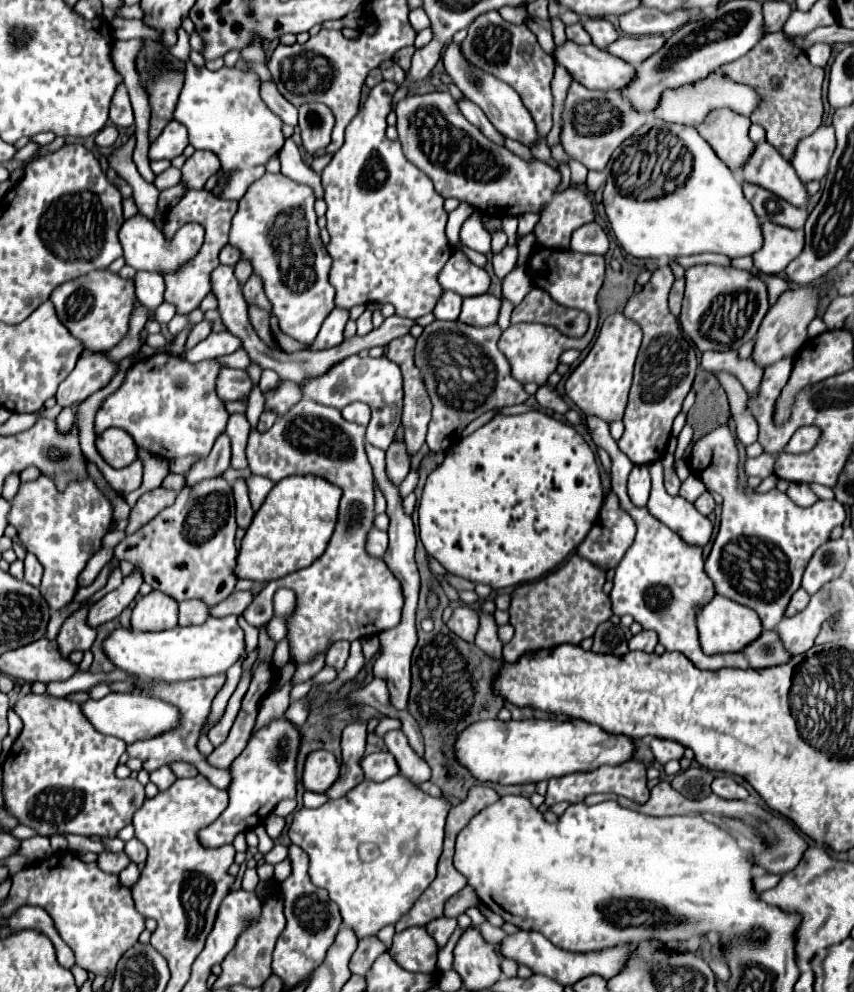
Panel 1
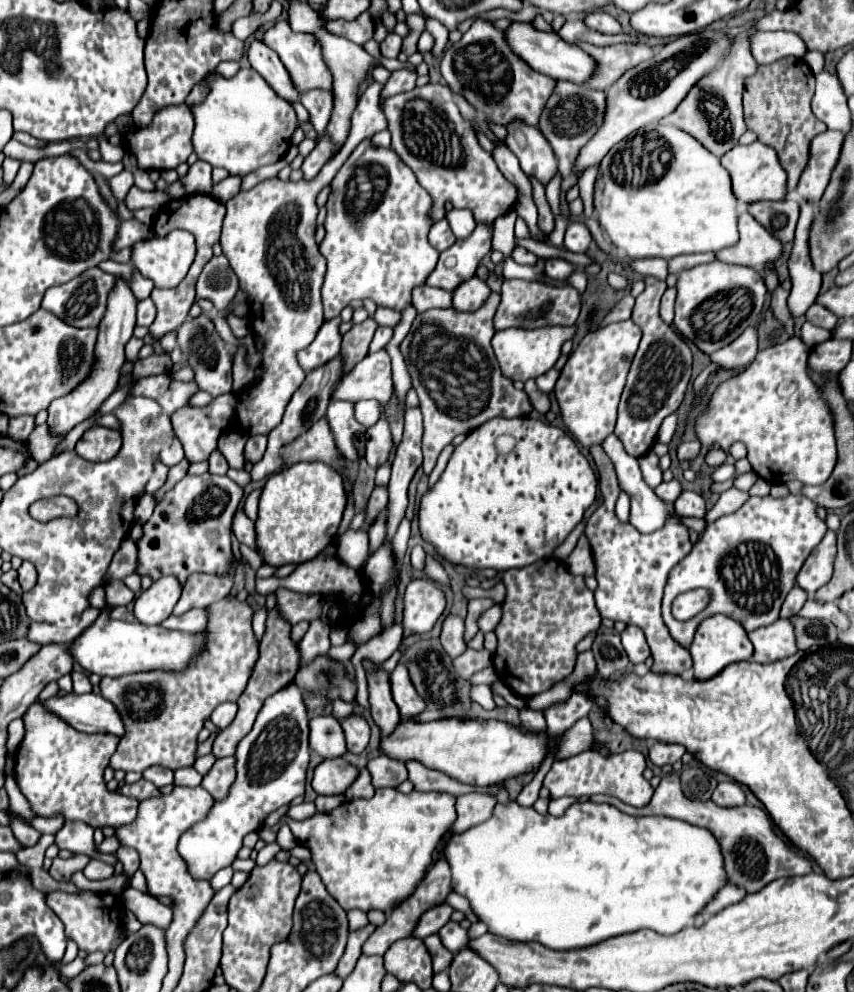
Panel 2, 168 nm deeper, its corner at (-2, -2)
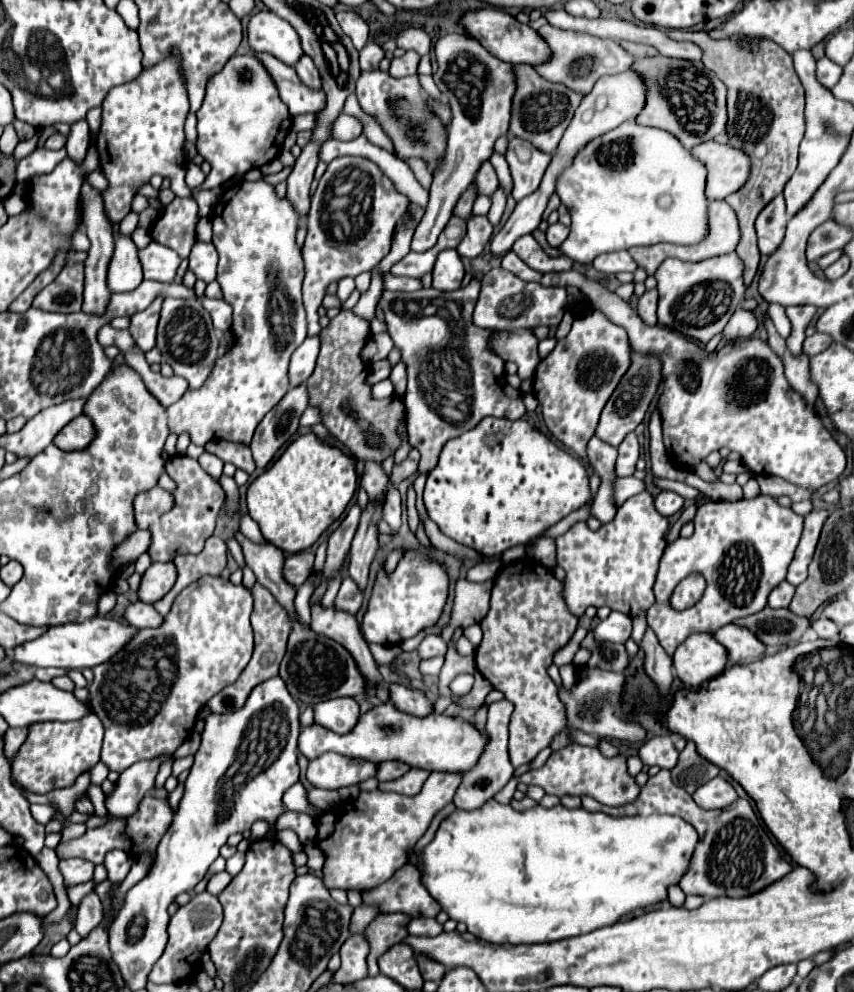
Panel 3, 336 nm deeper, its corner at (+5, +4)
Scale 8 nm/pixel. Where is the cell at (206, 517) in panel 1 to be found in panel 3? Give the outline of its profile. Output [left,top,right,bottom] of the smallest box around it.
[149,455,225,561]

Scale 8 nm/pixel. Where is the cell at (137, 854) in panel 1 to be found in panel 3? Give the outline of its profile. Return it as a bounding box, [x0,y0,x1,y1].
[103,849,133,883]

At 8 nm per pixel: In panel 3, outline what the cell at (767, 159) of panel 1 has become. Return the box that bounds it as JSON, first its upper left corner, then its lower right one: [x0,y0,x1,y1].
[689,141,749,199]

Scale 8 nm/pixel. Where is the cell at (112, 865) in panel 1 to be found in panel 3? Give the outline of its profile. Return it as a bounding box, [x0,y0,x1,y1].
[59,859,95,887]

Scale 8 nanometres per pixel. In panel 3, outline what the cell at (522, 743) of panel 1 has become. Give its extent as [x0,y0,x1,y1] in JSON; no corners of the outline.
[299,703,487,771]

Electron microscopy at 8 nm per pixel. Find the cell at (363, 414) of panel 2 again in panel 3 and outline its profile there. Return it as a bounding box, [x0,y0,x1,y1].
[373,379,395,399]

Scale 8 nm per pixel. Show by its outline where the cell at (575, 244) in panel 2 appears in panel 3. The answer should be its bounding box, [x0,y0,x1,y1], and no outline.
[547,223,569,247]

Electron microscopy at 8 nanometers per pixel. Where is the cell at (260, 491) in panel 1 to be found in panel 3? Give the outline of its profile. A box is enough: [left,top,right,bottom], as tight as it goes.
[239,515,267,543]

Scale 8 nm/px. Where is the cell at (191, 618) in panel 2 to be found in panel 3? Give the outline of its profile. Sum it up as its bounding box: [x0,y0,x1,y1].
[123,601,163,629]

